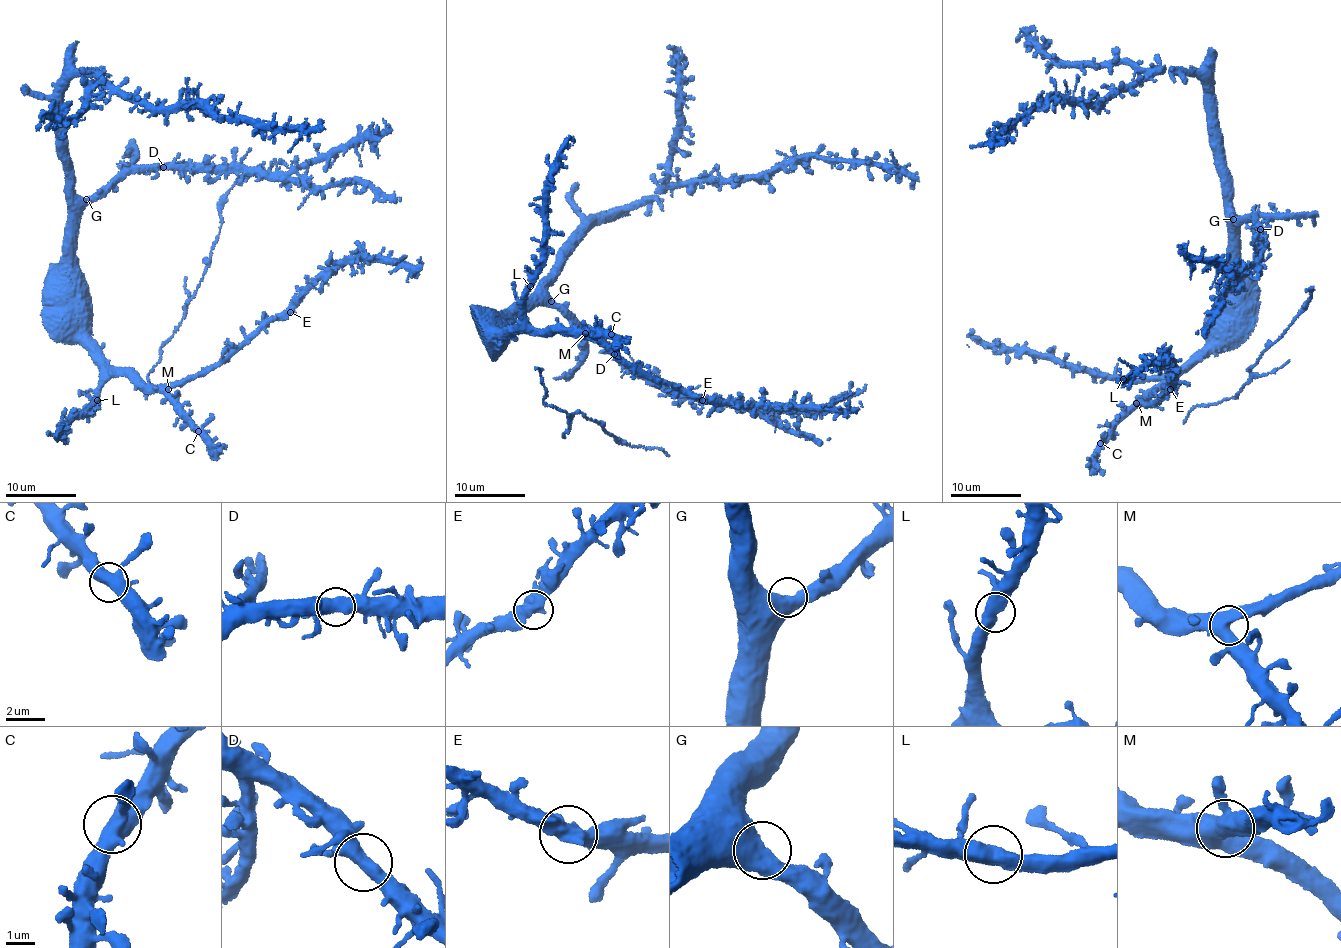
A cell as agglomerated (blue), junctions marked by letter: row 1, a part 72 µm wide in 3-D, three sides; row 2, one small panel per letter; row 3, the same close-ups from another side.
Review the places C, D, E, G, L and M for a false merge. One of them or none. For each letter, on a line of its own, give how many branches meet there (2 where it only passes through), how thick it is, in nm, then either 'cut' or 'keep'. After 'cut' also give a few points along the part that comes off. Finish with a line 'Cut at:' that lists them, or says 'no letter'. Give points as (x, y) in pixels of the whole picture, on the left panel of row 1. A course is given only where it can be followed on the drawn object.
C: 3 | 460 nm | keep
D: 2 | 550 nm | keep
E: 2 | 550 nm | keep
G: 2 | 550 nm | keep
L: 2 | 550 nm | keep
M: 3 | 500 nm | keep
Cut at: no letter

